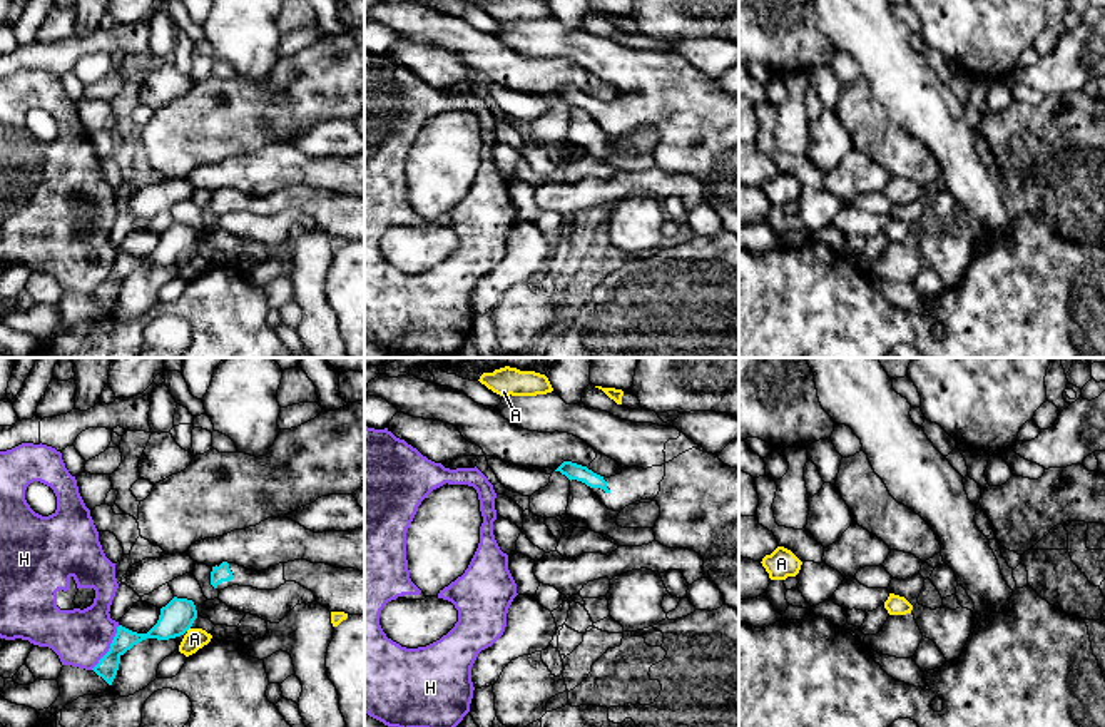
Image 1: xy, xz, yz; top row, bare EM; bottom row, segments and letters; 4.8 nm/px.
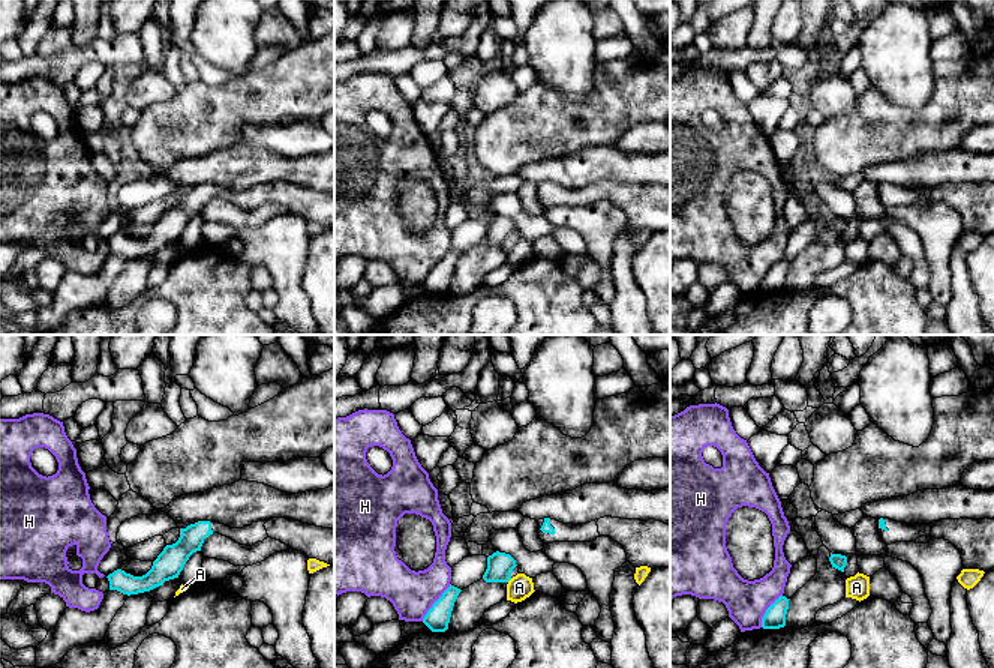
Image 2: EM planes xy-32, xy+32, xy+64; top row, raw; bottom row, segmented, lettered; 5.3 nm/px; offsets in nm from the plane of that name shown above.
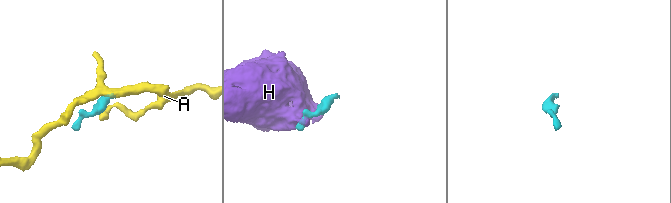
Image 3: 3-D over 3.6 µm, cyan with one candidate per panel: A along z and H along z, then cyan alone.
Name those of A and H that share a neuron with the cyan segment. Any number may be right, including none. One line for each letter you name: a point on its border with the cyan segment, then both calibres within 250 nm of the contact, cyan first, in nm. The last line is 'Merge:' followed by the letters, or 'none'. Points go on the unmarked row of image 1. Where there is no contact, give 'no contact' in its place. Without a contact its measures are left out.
Merge: none

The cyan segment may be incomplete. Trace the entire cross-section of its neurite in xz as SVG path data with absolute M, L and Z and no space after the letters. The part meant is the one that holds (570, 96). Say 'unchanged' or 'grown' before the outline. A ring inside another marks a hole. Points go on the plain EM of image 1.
grown | M557 18L537 22L503 22L495 32L515 52L538 58L568 58L583 65L598 79L615 85L622 99L605 104L587 92L563 87L555 97L570 107L585 109L614 137L654 125L660 132L655 147L655 167L667 174L689 174L704 186L705 204L721 216L726 231L739 237L739 95L724 90L674 52L632 48L607 37L567 30Z

